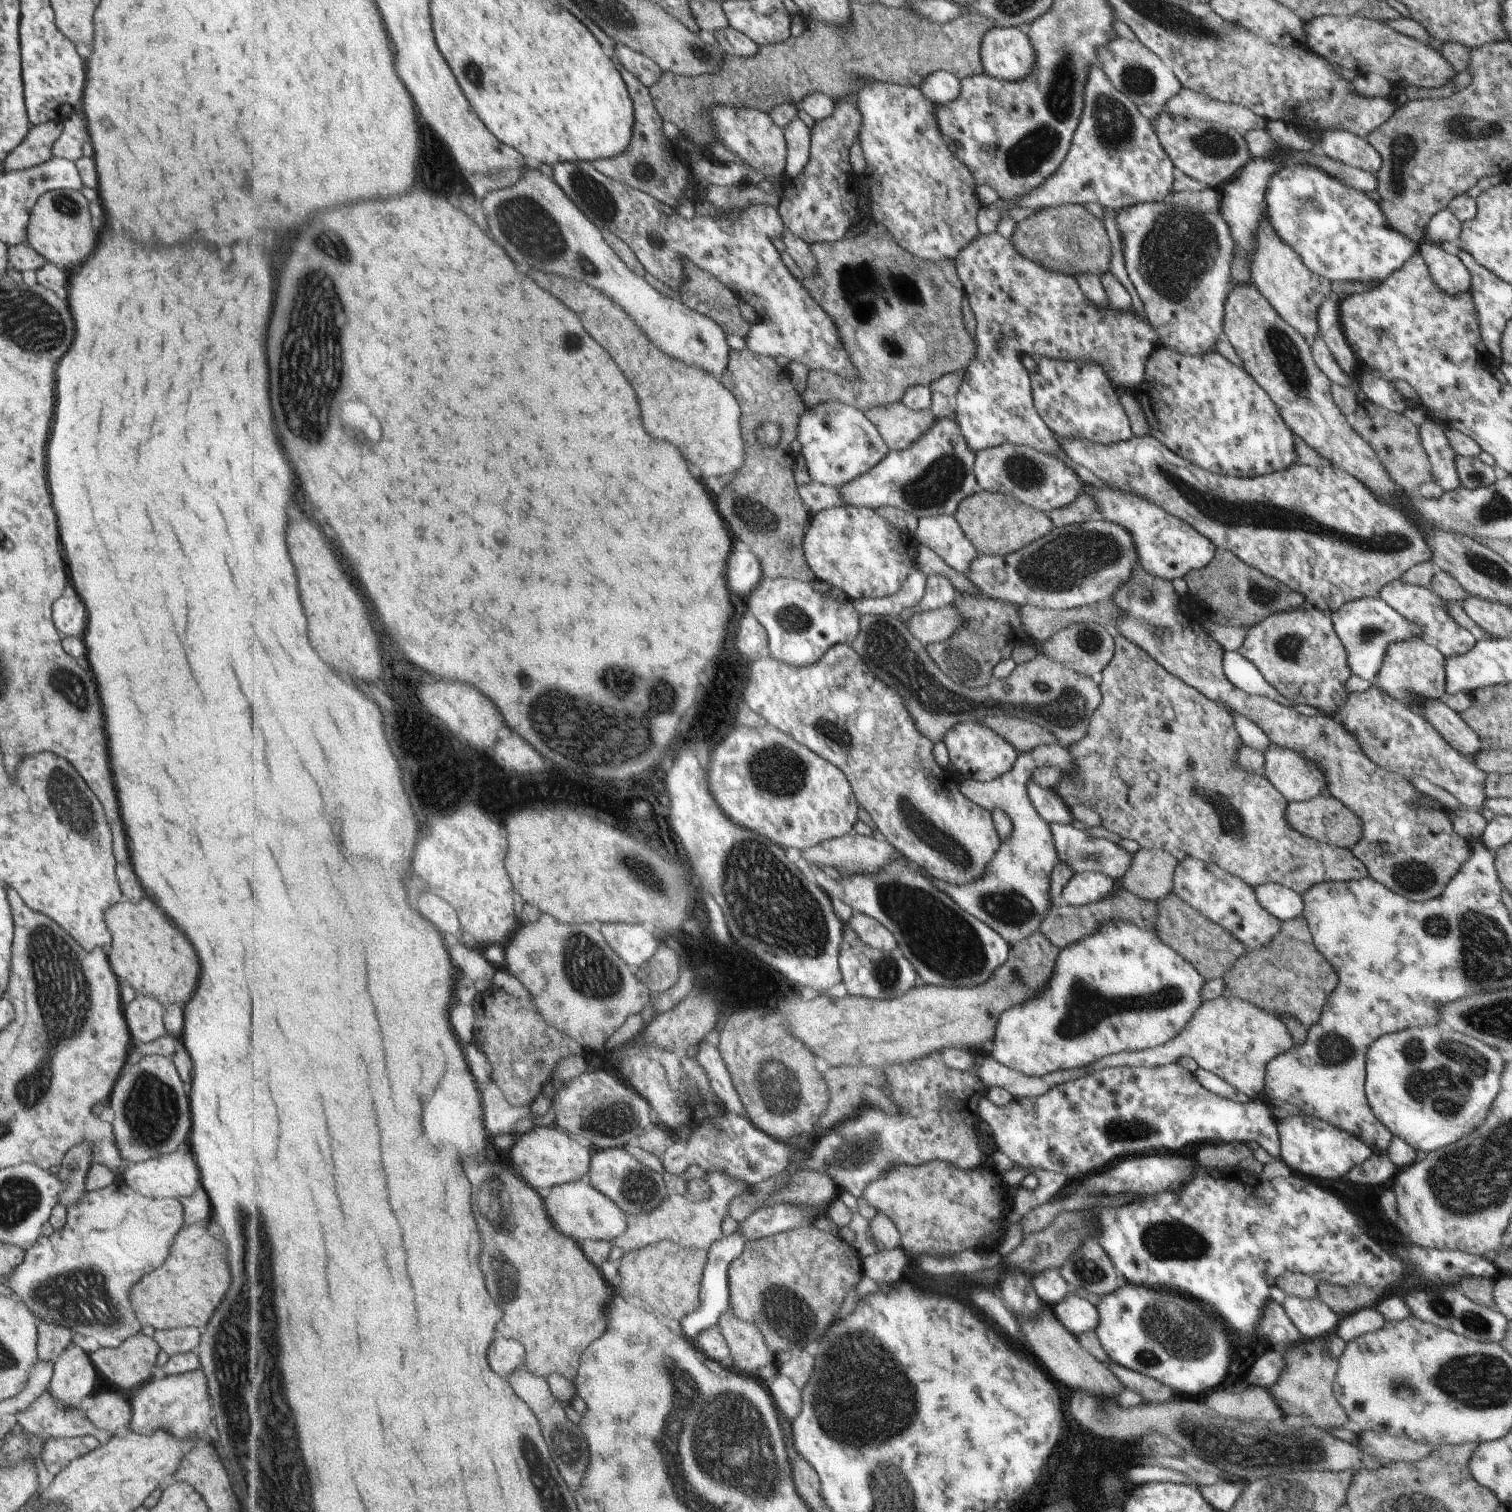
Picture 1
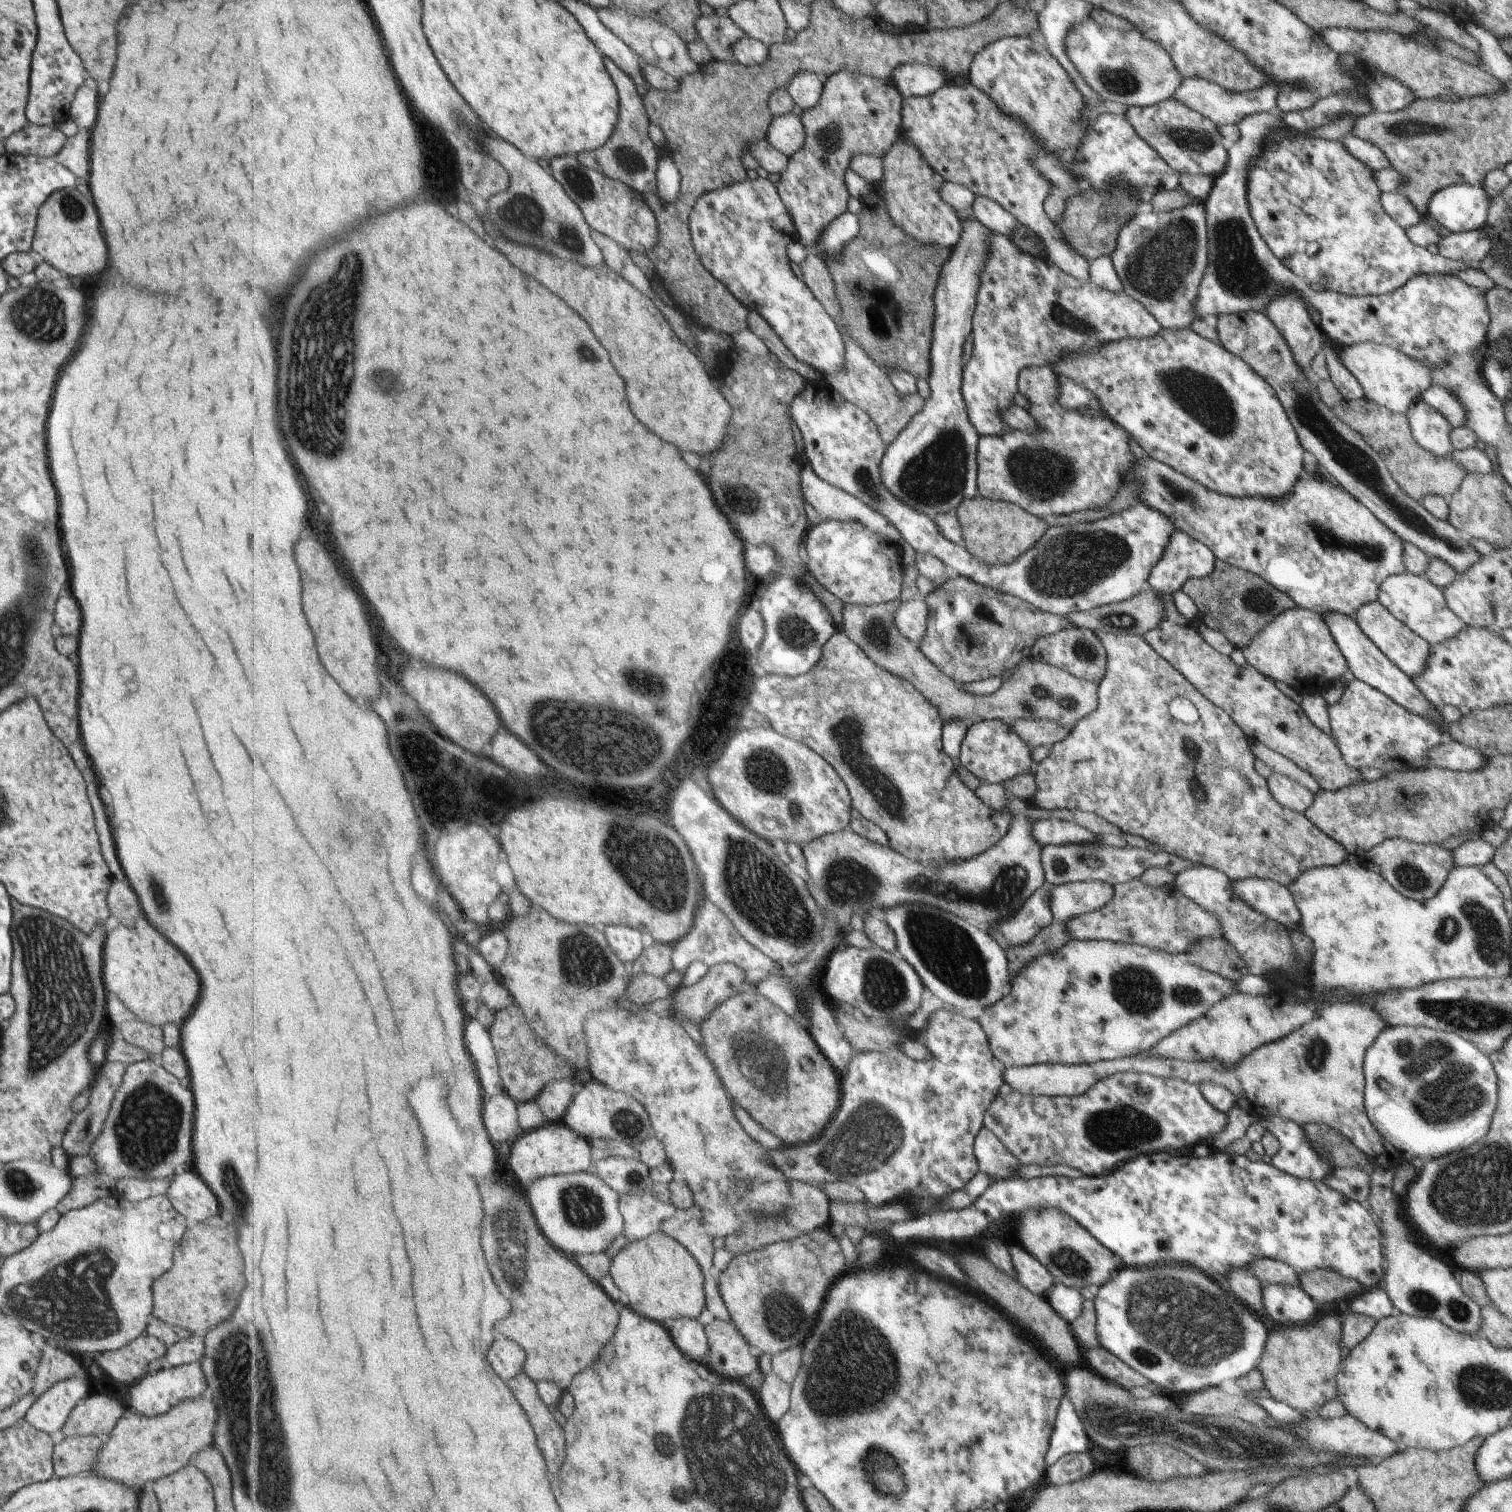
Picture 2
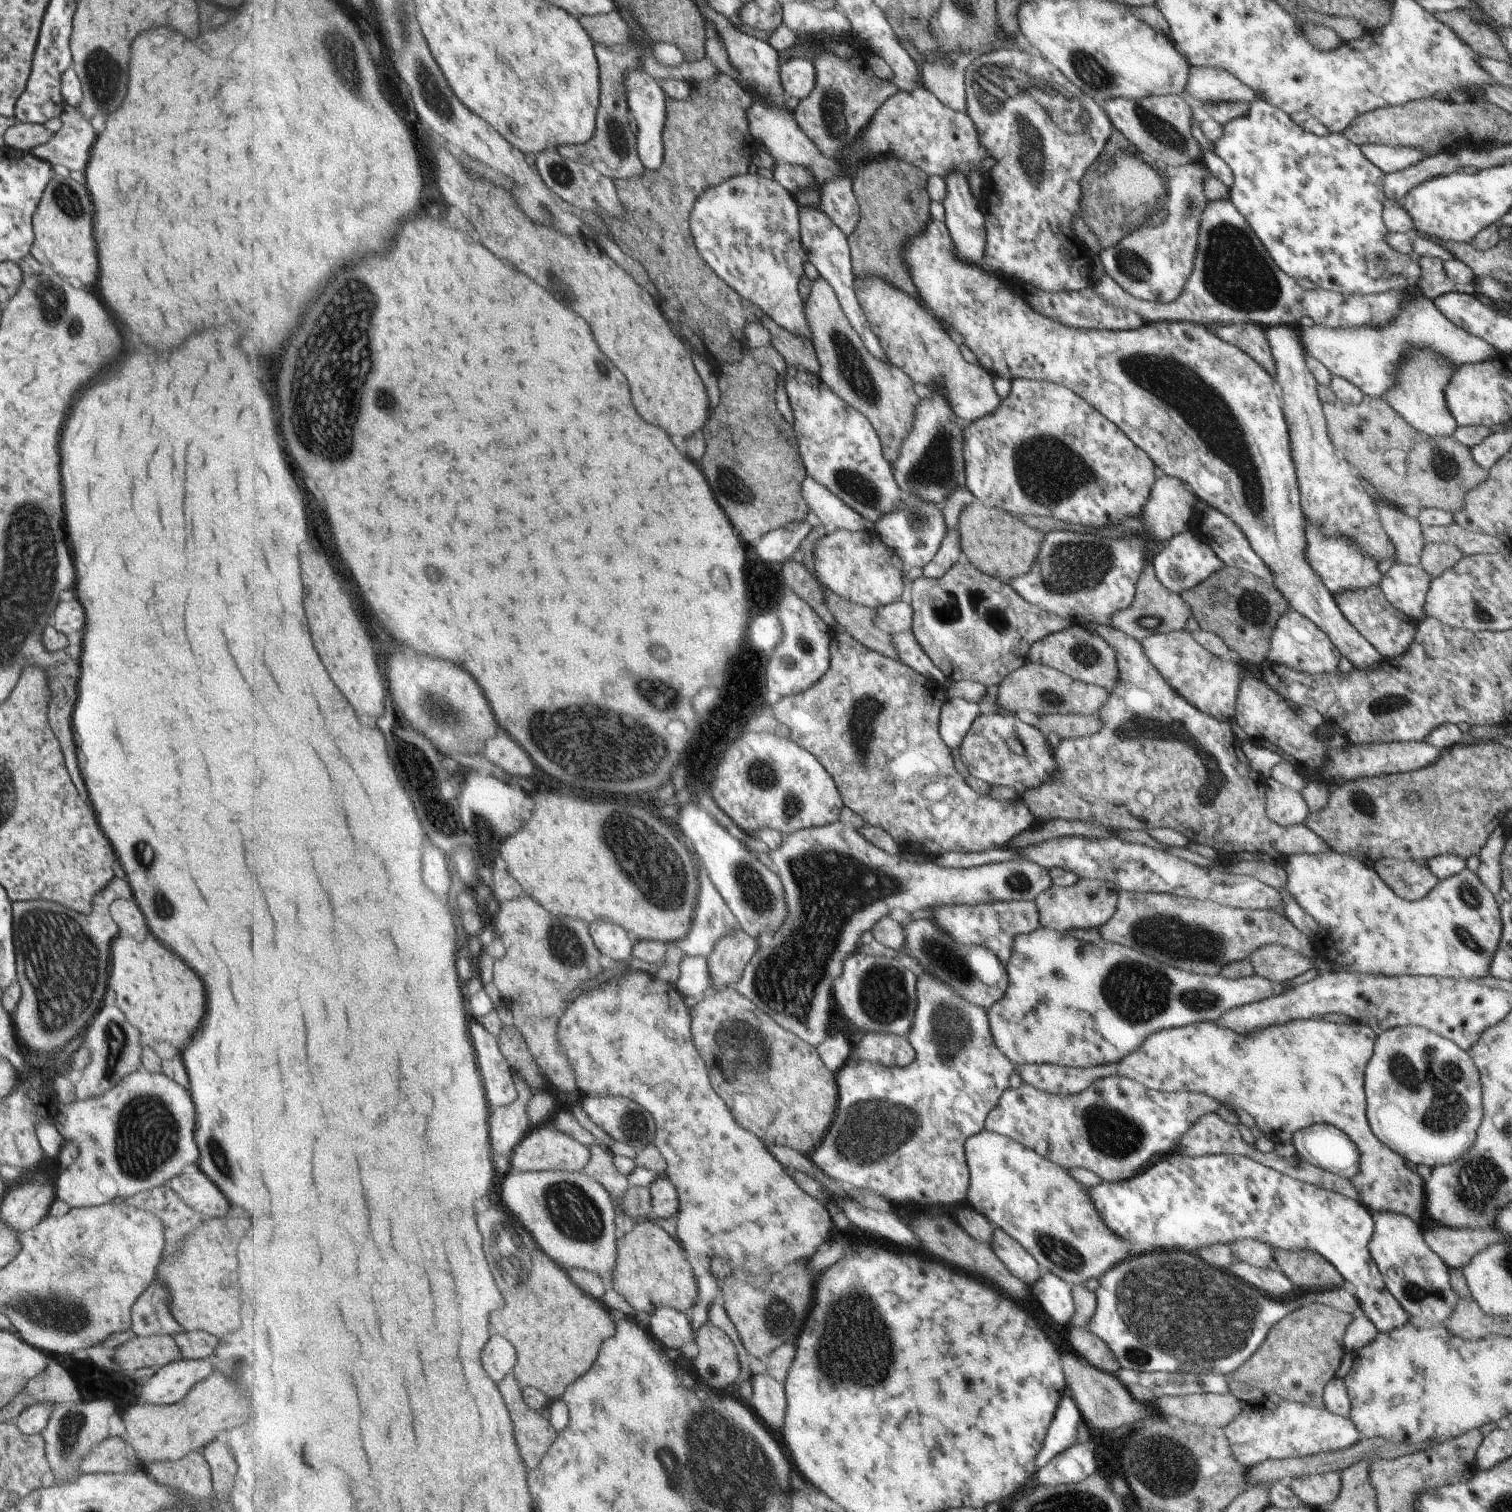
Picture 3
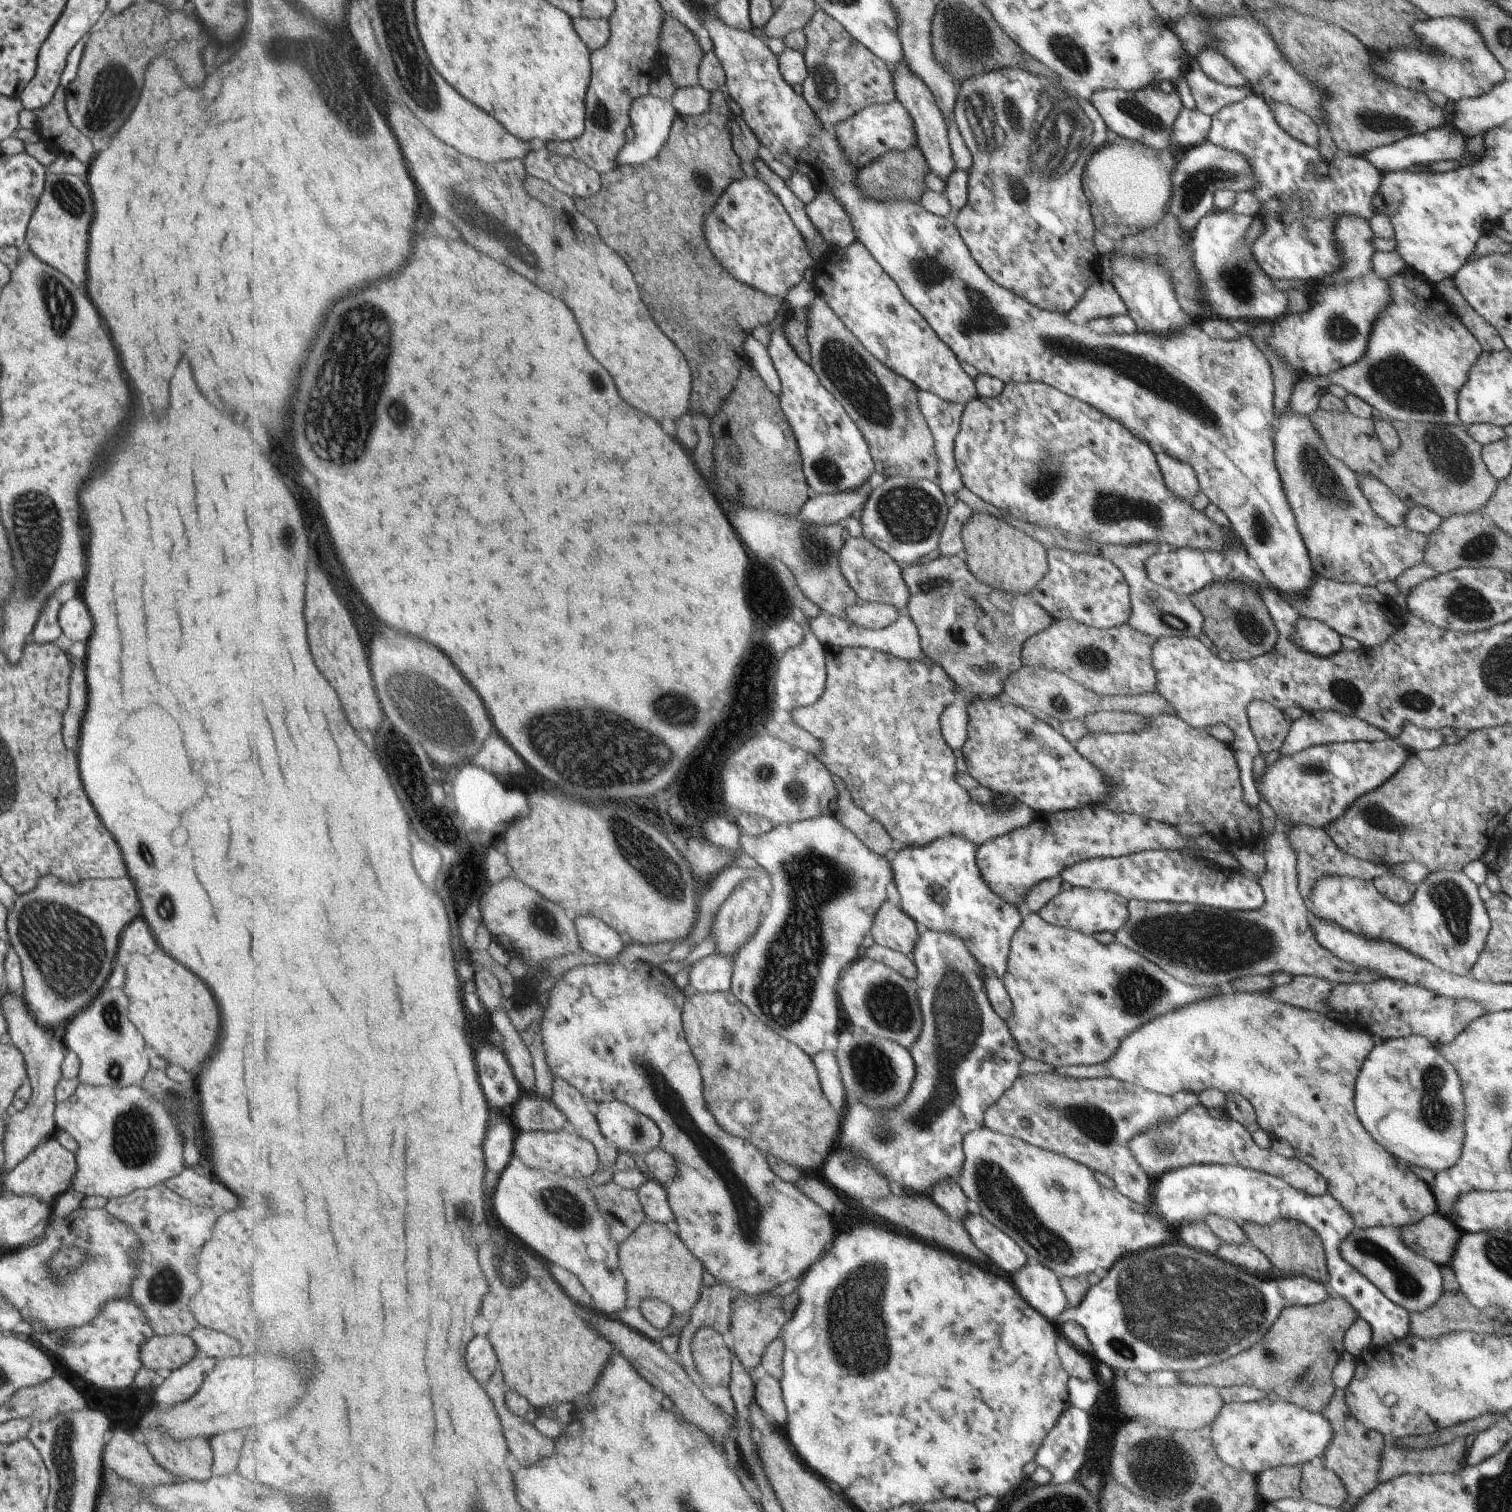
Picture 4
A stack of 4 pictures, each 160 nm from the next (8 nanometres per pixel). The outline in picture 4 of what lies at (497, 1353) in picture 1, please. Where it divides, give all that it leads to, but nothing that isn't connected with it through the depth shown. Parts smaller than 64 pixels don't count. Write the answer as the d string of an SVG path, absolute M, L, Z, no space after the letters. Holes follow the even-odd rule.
M485 1336L473 1338L469 1344L469 1370L479 1382L487 1382L499 1368L499 1358Z

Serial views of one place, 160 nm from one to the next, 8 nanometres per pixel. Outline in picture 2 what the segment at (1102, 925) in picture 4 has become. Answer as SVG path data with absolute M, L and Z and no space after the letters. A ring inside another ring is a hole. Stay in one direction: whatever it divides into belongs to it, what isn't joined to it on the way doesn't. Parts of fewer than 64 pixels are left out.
M1077 881L1050 885L1048 905L1053 922L1069 919L1100 909L1110 901L1113 886L1101 881Z

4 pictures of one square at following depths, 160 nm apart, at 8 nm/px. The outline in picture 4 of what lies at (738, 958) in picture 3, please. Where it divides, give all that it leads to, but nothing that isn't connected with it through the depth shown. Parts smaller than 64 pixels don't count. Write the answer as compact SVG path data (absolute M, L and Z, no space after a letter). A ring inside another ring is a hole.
M755 878L741 881L724 900L715 916L711 930L717 945L715 953L735 958L736 954L740 953L742 946L748 943L748 938L758 931L759 922L768 905L769 891L764 890Z

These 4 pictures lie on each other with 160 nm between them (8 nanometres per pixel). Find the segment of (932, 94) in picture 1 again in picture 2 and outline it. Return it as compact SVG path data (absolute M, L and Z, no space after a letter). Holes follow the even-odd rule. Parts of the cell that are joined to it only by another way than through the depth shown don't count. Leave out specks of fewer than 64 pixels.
M919 63L899 65L892 74L892 82L904 98L927 96L947 84L942 72Z

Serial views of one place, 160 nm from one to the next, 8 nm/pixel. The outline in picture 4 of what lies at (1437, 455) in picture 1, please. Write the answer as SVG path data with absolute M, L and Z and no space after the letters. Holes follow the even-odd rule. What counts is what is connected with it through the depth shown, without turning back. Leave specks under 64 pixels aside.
M1407 266L1392 268L1387 281L1393 294L1393 302L1376 316L1379 320L1373 326L1367 352L1359 361L1344 366L1335 373L1329 373L1326 378L1330 384L1341 385L1347 393L1360 398L1389 419L1399 422L1409 420L1429 424L1461 424L1457 412L1459 390L1468 380L1468 374L1479 360L1483 348L1435 286L1417 271Z

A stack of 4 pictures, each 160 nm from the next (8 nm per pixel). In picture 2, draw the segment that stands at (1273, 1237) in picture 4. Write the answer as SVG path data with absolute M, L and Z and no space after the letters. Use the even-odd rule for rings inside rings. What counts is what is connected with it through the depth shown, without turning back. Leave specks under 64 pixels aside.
M1313 1269L1297 1275L1299 1288L1312 1298L1316 1306L1319 1306L1318 1308L1325 1308L1329 1304L1339 1304L1341 1300L1345 1300L1345 1298L1351 1299L1365 1290L1365 1287L1361 1286L1357 1281L1343 1278L1331 1269Z

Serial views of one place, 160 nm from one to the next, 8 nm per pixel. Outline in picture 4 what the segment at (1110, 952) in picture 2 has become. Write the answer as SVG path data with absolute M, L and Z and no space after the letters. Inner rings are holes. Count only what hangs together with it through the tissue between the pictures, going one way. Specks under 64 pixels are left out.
M1023 912L1023 917L1019 926L1015 929L1010 940L1010 951L1008 954L1006 973L1002 976L1001 982L1008 991L1009 998L1012 1001L1012 1017L1005 1022L1008 1023L1008 1029L1012 1033L1012 1037L1016 1039L1018 1049L1021 1054L1027 1058L1041 1060L1045 1064L1051 1064L1056 1067L1064 1066L1091 1066L1103 1061L1109 1060L1113 1052L1117 1050L1119 1042L1127 1036L1127 1034L1137 1030L1141 1025L1147 1021L1153 1020L1155 1017L1164 1016L1165 1013L1180 1007L1181 1005L1191 1005L1193 1001L1204 999L1205 997L1216 997L1223 991L1219 988L1210 988L1204 991L1196 990L1196 987L1191 987L1188 984L1182 983L1177 979L1166 974L1162 969L1159 969L1155 964L1151 963L1143 955L1137 954L1137 951L1131 950L1117 942L1108 945L1099 943L1092 935L1084 935L1065 927L1058 927L1052 923L1048 923L1040 917L1037 913ZM1299 975L1293 977L1288 985L1273 987L1265 996L1308 1011L1325 1014L1329 1011L1326 1002L1332 993L1332 987L1325 979Z

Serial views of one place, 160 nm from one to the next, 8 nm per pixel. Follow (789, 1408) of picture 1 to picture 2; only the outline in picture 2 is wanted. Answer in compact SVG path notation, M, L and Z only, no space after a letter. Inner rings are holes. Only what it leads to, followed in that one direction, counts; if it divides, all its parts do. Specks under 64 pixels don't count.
M773 1373L764 1376L757 1395L761 1406L765 1408L765 1412L769 1412L769 1416L773 1420L780 1420L789 1410L789 1394L791 1394L791 1388L789 1384Z

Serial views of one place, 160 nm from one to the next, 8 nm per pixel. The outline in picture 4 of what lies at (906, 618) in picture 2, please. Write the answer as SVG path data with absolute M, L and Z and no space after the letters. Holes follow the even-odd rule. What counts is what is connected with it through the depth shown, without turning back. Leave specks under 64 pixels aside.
M859 600L857 604L848 608L846 618L861 628L881 630L899 620L899 610L896 606L885 603L865 602Z

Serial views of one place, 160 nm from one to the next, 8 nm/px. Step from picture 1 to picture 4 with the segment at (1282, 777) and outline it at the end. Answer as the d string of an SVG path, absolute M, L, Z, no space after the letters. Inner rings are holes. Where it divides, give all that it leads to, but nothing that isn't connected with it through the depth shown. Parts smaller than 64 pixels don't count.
M1275 819L1273 834L1265 841L1265 852L1261 854L1265 861L1264 873L1258 882L1264 891L1264 904L1257 910L1237 912L1226 911L1191 903L1147 902L1139 899L1128 900L1127 922L1114 932L1116 942L1137 951L1149 962L1157 962L1163 970L1169 970L1173 978L1177 976L1177 965L1183 965L1192 974L1187 974L1183 982L1193 986L1215 986L1220 988L1238 978L1266 976L1273 973L1287 973L1293 977L1309 975L1330 982L1331 986L1350 985L1353 983L1370 983L1387 978L1378 971L1358 967L1325 950L1314 938L1309 926L1309 912L1296 885L1296 852L1286 839L1285 833L1294 825L1291 819Z

